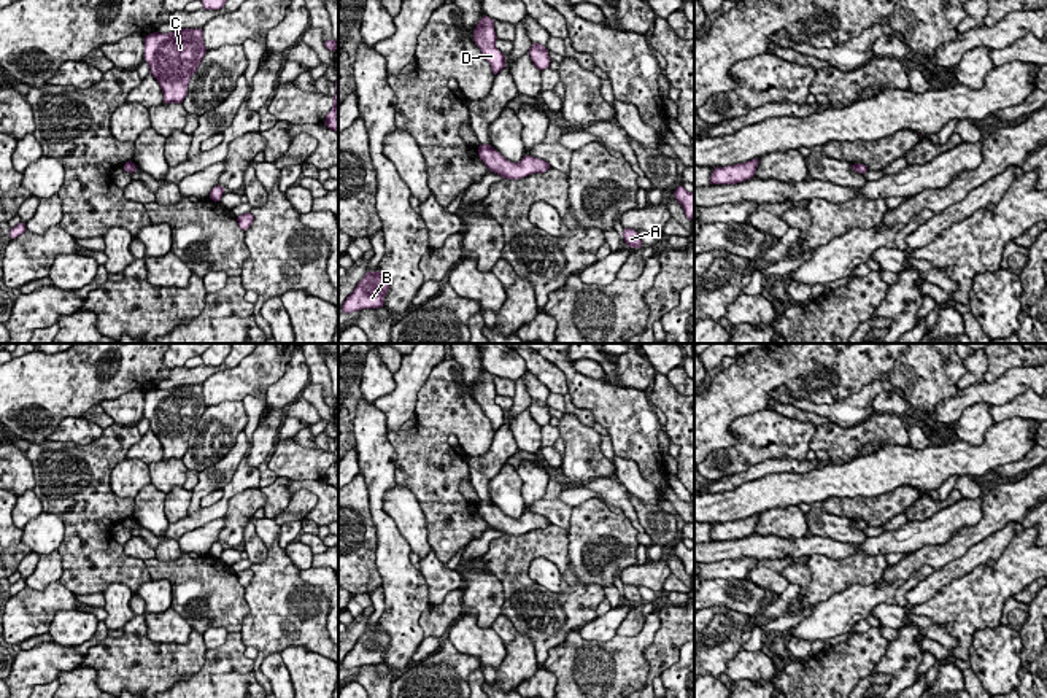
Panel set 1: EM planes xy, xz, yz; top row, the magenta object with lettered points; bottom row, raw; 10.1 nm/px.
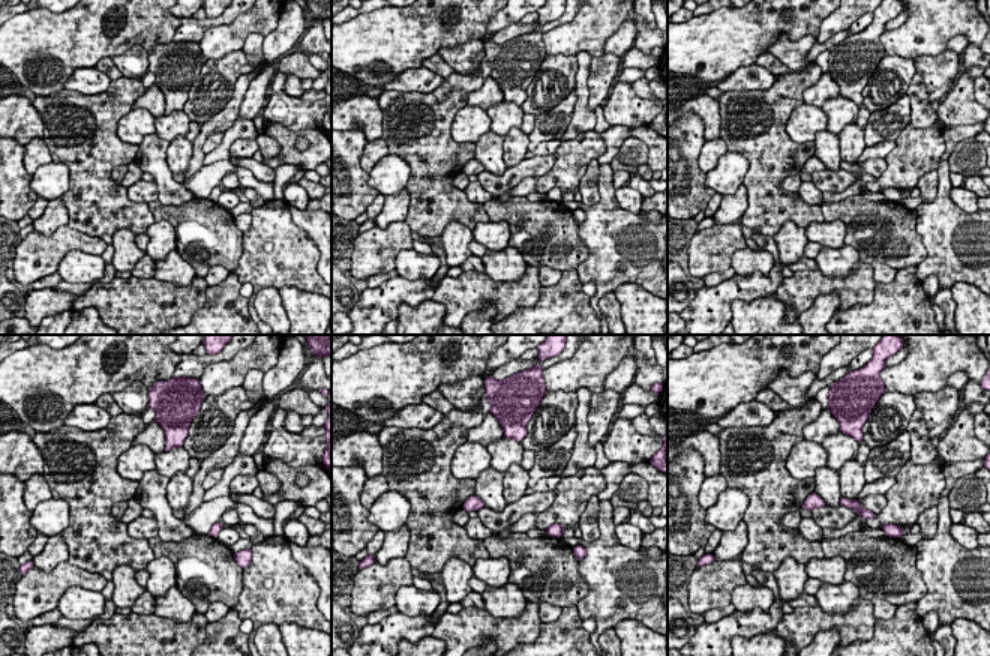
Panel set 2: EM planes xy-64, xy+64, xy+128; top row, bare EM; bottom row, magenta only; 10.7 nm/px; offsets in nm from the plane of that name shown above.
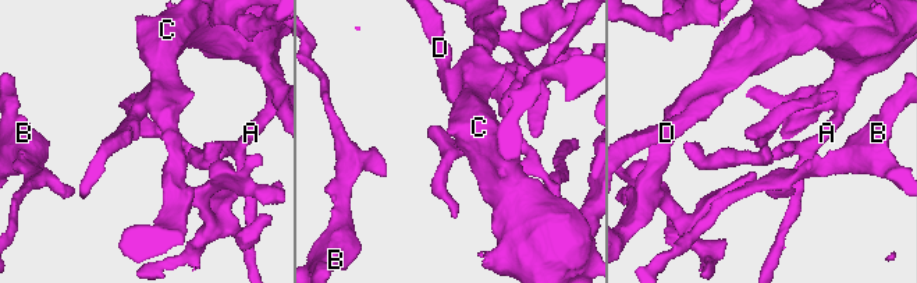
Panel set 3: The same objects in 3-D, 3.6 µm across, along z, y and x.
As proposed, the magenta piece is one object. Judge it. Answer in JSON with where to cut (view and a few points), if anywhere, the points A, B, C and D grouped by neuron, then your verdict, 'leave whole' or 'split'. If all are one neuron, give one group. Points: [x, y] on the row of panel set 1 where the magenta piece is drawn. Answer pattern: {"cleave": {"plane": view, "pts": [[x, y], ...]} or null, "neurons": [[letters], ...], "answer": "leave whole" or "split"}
{"cleave": null, "neurons": [["A", "B", "C", "D"]], "answer": "leave whole"}

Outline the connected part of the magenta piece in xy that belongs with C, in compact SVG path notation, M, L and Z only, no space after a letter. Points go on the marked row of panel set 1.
M202 27L168 33L154 32L145 37L143 57L162 87L165 105L183 103L189 79L197 72L207 51Z

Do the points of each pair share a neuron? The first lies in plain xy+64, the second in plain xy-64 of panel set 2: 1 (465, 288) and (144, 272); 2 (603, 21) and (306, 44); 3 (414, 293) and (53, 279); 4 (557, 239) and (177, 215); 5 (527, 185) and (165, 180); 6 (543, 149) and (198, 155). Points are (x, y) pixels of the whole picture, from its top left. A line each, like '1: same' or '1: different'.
1: different
2: different
3: different
4: same
5: different
6: different

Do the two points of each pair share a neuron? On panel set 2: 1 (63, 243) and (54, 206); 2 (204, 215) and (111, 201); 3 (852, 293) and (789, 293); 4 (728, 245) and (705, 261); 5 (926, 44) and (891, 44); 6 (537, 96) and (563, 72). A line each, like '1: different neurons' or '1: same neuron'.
1: different neurons
2: different neurons
3: same neuron
4: same neuron
5: same neuron
6: same neuron

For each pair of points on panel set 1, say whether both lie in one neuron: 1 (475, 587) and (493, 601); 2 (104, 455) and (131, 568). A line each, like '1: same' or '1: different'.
1: same
2: same

